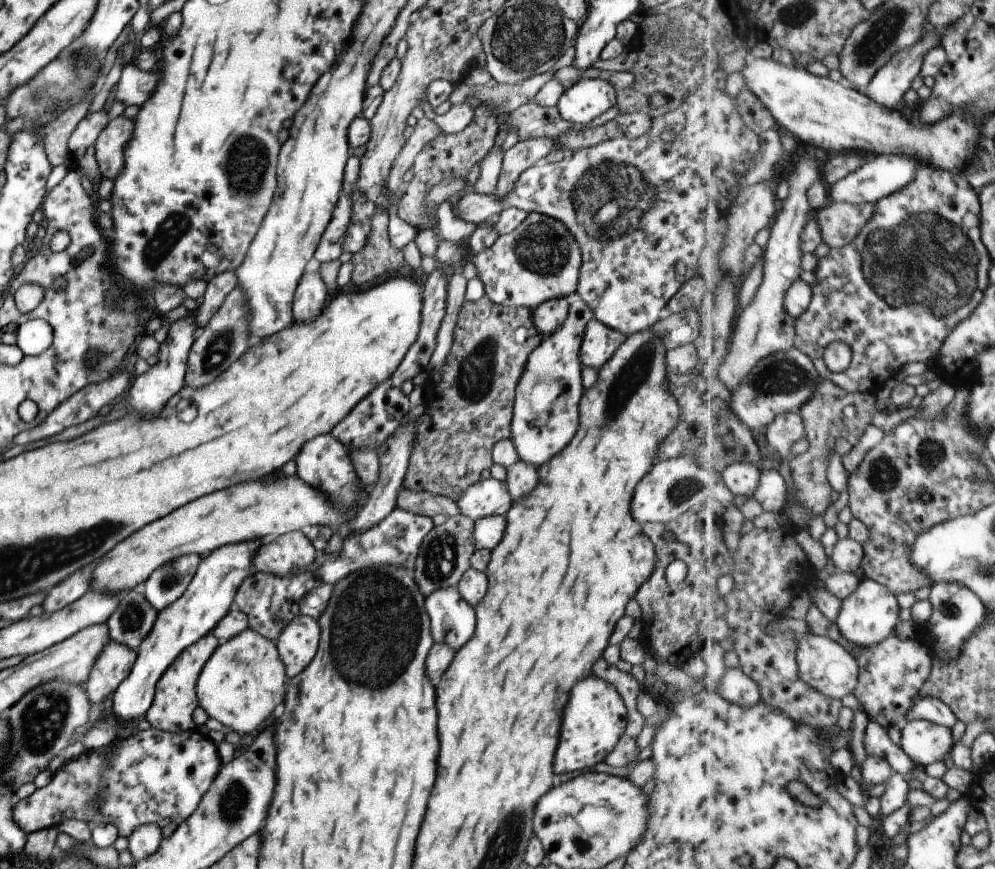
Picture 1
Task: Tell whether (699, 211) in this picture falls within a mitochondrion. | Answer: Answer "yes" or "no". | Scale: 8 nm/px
no

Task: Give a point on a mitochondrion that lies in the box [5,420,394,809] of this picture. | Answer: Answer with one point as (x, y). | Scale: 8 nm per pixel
(42, 721)

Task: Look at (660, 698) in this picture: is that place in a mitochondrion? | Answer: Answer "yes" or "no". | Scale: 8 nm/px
no

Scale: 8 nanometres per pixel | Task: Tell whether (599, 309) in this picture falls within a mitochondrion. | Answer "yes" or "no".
no

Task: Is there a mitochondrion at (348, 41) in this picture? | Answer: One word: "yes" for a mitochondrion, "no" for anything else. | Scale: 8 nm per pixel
no

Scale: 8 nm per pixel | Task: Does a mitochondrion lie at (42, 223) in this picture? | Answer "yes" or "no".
no

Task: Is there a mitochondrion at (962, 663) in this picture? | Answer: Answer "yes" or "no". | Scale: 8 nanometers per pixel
no

